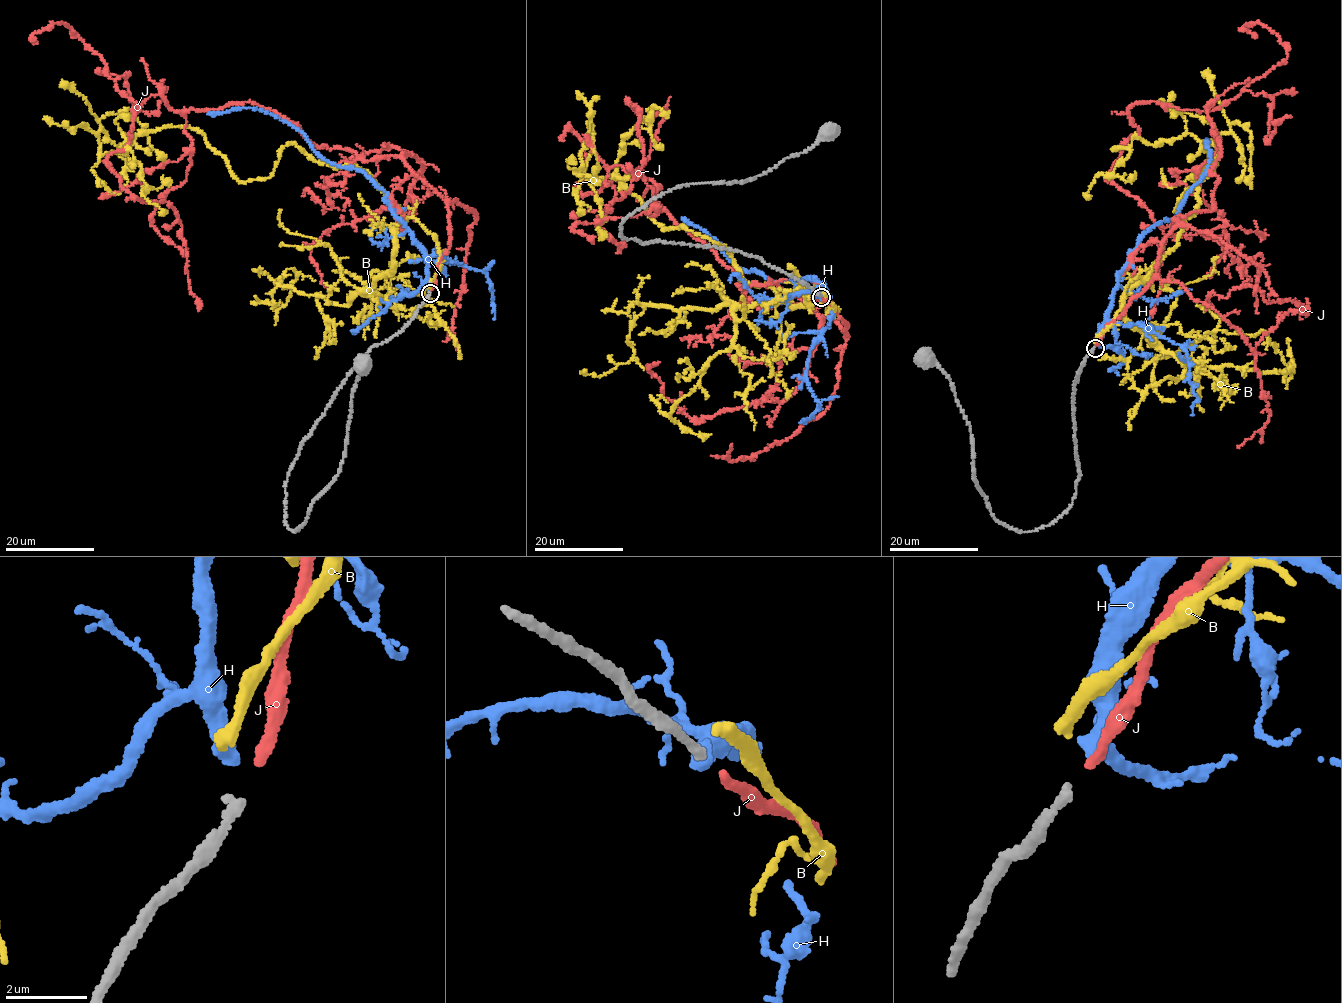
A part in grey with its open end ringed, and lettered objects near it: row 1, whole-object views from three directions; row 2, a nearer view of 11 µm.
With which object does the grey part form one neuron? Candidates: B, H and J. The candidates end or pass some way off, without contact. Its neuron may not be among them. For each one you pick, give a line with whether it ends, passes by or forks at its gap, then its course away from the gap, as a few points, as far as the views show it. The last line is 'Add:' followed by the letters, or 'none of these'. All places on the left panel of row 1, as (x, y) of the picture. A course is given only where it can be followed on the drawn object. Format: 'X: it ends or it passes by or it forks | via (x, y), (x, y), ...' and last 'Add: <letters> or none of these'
J: it ends | via (432, 289), (447, 204), (401, 158), (317, 147), (255, 103), (151, 95), (107, 161), (174, 210), (198, 310)
Add: J

